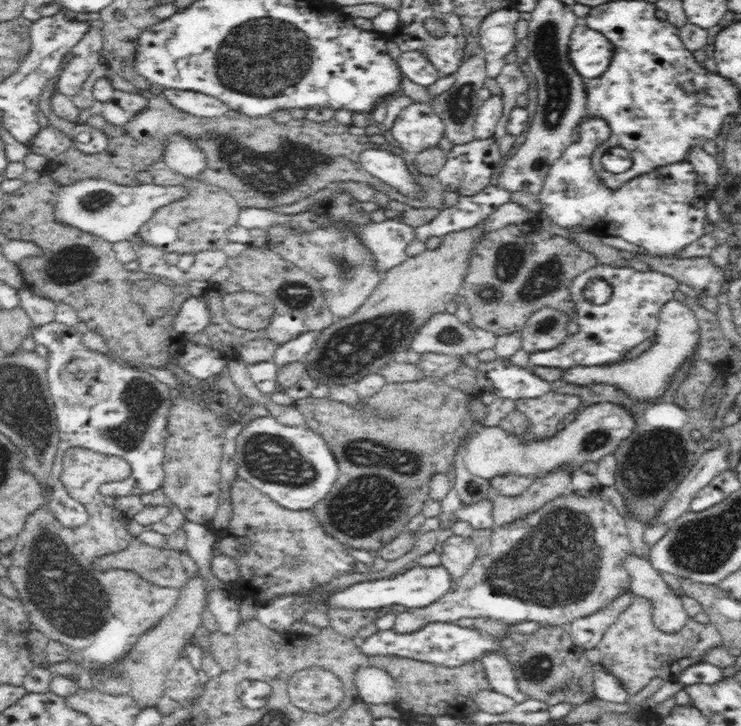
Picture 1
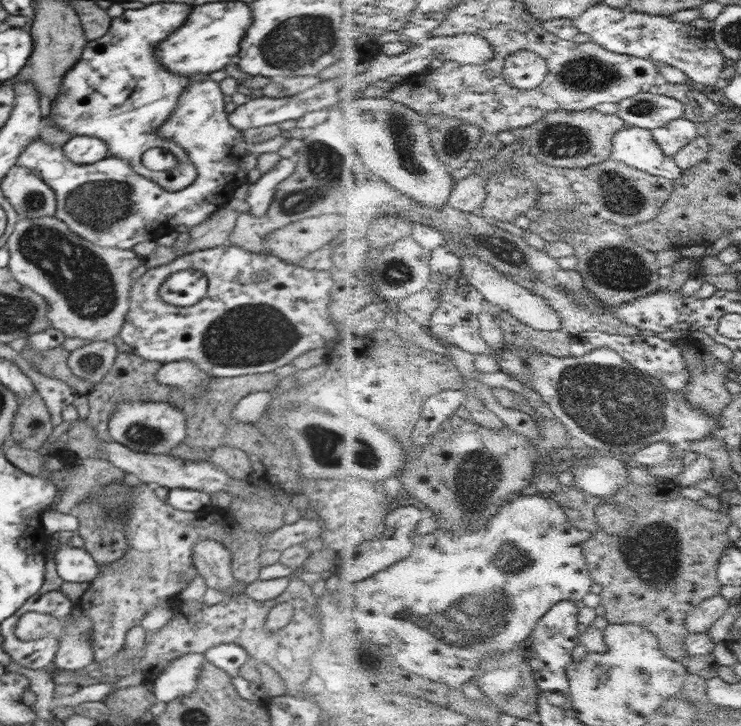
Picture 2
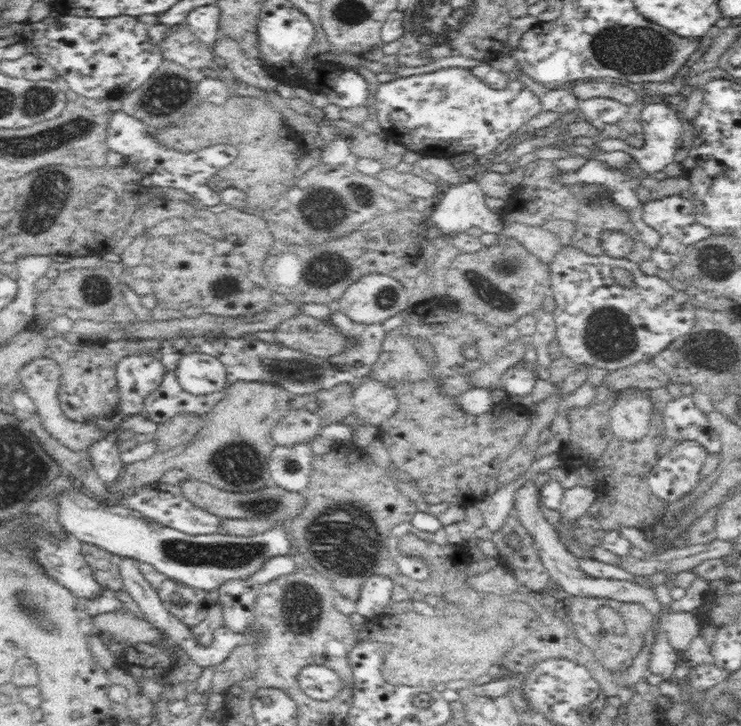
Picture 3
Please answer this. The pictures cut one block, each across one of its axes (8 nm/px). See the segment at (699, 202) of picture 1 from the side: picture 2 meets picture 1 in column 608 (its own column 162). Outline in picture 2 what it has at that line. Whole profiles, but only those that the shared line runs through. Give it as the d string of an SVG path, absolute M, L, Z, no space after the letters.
M212 78L195 82L183 92L182 97L178 99L176 111L158 129L158 136L172 140L188 154L198 172L194 183L178 192L168 192L158 186L156 181L136 174L130 167L130 163L118 157L106 157L92 165L74 163L66 157L62 147L45 144L40 136L22 151L22 155L16 159L16 164L32 170L34 175L54 190L57 196L57 209L54 216L63 220L78 237L106 249L132 250L140 242L156 241L174 232L176 226L187 226L190 229L201 225L212 213L216 213L218 209L231 201L237 188L248 183L247 175L257 166L259 155L276 153L285 146L286 138L282 135L266 142L246 144L241 132L232 127L228 121L223 97L219 83L214 82Z

